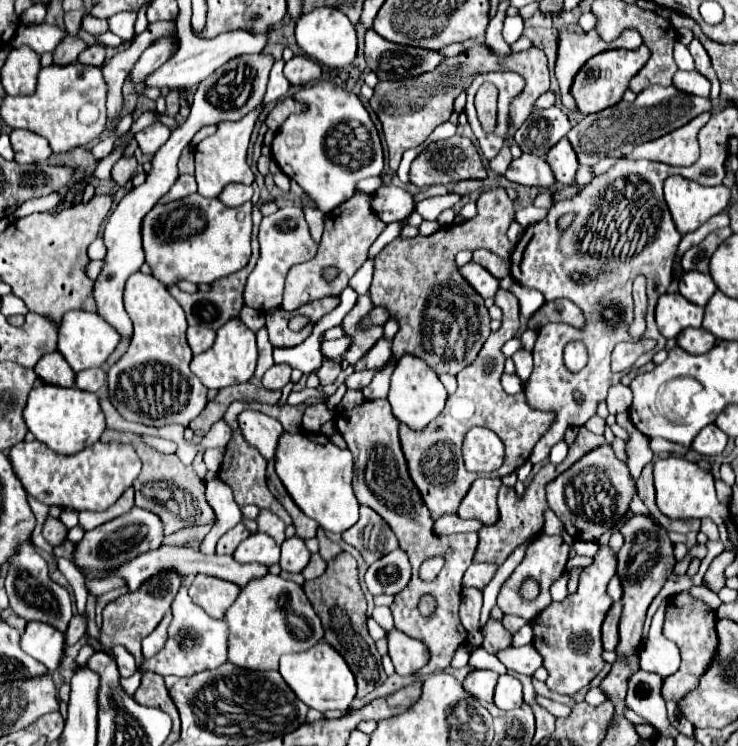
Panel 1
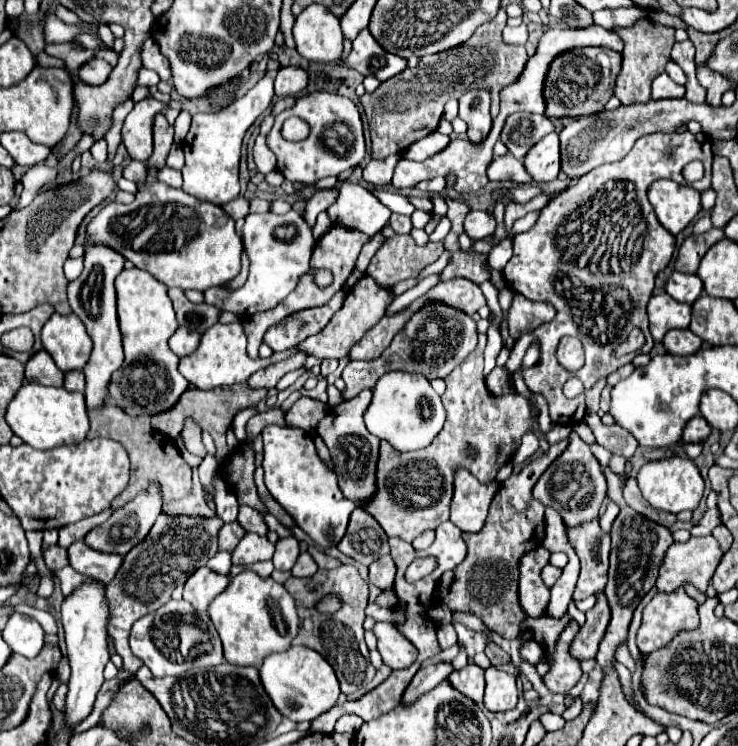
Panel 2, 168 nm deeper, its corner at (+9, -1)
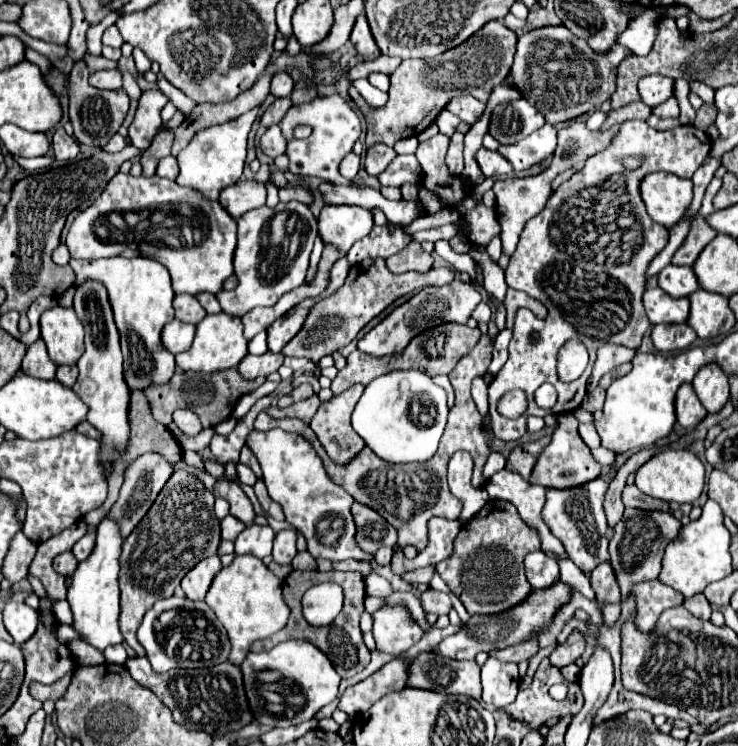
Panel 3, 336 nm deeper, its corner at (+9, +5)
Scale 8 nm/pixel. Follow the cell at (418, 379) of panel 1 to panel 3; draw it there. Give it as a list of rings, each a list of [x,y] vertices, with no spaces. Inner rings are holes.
[[[392,371],[388,375],[380,375],[372,383],[366,385],[354,413],[352,413],[352,429],[364,439],[366,447],[370,447],[380,459],[388,463],[426,463],[434,457],[444,425],[446,425],[446,393],[422,371]],[[412,401],[430,401],[436,409],[436,423],[430,427],[412,425],[412,417],[408,417],[408,405]]]

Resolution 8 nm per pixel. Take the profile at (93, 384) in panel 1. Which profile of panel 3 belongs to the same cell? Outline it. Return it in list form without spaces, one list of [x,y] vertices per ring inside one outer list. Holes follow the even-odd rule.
[[[62,365],[56,369],[56,381],[64,387],[72,387],[76,383],[76,365]]]

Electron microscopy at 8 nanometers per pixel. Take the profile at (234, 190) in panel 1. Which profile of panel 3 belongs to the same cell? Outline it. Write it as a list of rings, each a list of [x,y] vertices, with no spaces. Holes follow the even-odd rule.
[[[238,181],[226,187],[220,193],[218,201],[234,219],[238,219],[246,211],[262,207],[266,203],[266,187],[256,181]]]

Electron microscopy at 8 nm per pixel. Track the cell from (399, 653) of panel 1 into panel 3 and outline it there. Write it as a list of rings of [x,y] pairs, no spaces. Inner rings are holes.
[[[382,605],[372,613],[372,617],[376,647],[384,653],[402,655],[424,635],[422,627],[416,623],[406,605]]]

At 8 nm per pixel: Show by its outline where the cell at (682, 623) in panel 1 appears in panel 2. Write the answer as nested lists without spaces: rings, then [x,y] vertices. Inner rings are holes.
[[[684,591],[658,593],[644,609],[642,625],[638,629],[638,649],[664,649],[680,631],[694,631],[698,627],[698,603]]]

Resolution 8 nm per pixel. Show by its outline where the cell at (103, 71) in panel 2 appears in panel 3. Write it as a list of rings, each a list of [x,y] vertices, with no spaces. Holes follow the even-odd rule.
[[[118,69],[114,71],[96,71],[90,75],[90,85],[96,89],[122,89],[122,75]]]

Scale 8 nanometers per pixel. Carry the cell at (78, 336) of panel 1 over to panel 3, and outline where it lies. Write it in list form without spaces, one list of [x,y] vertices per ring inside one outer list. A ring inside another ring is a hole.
[[[56,305],[40,317],[42,339],[48,347],[48,355],[56,365],[76,365],[84,353],[84,329],[72,307]]]

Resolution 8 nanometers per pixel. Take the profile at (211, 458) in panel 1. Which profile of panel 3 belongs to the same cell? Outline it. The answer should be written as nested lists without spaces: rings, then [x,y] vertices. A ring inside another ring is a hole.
[[[178,409],[174,413],[174,423],[188,435],[188,437],[194,437],[202,431],[202,425],[200,425],[200,419],[196,417],[196,413],[188,411],[188,409]]]

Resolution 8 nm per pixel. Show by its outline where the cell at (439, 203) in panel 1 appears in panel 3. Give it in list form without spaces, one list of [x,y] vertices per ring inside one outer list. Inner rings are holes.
[[[318,97],[316,101],[304,103],[304,105],[294,105],[286,117],[280,121],[280,129],[284,131],[284,137],[288,137],[288,149],[286,155],[290,157],[290,171],[296,175],[306,175],[306,177],[320,177],[324,181],[330,181],[334,185],[352,185],[348,179],[338,175],[338,165],[344,159],[346,153],[352,151],[352,145],[360,137],[360,121],[352,107],[340,97]],[[298,125],[308,125],[312,127],[312,135],[308,139],[294,139],[293,130]]]

